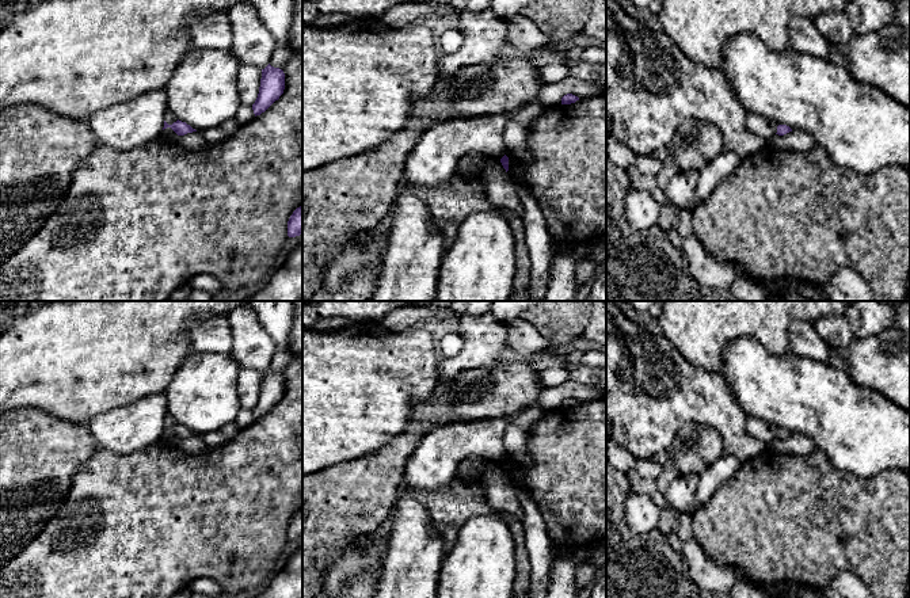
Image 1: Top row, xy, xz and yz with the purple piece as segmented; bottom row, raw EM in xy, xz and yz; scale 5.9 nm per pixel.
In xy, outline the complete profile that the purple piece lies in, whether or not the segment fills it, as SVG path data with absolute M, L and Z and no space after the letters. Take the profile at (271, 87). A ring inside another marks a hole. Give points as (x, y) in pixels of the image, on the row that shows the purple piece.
M269 64L264 69L262 69L259 94L255 103L252 104L255 117L264 113L275 100L278 100L283 94L283 89L283 71Z

